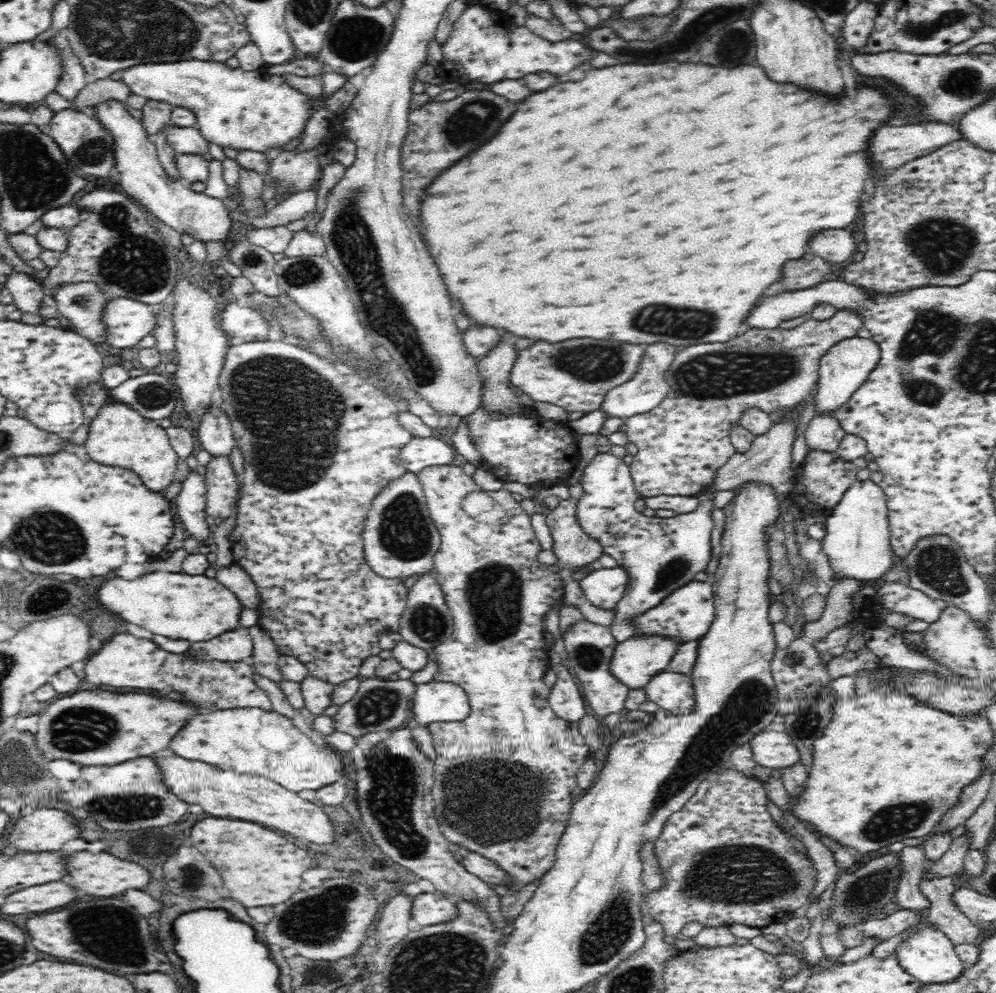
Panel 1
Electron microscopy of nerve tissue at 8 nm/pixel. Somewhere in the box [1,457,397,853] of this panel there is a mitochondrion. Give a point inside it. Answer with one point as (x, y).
(52, 537)

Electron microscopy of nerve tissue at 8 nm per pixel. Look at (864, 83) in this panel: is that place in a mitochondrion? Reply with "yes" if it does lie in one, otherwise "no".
no

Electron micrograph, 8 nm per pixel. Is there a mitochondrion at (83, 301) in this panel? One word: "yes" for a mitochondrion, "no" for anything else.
yes

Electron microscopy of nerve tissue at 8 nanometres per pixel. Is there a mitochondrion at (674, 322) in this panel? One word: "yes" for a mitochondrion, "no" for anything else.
yes

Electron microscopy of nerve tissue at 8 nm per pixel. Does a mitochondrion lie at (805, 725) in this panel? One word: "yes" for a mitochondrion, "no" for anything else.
yes

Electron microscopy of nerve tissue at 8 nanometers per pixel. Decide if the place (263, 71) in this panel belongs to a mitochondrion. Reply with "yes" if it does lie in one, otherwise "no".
no

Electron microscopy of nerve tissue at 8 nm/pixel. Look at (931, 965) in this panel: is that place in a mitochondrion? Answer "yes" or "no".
no

